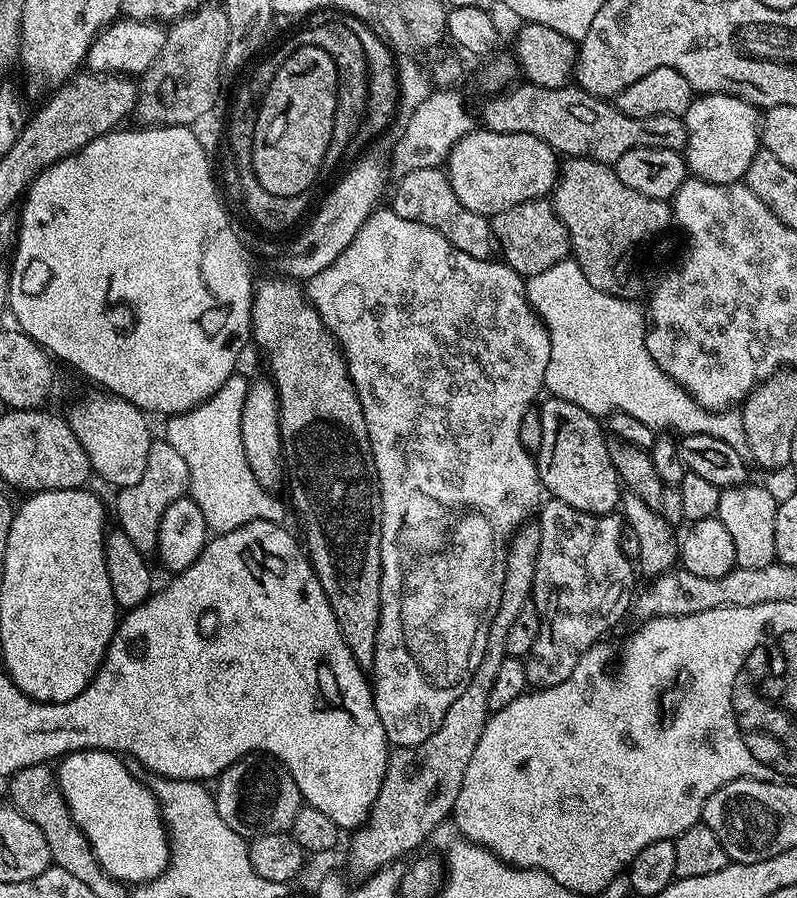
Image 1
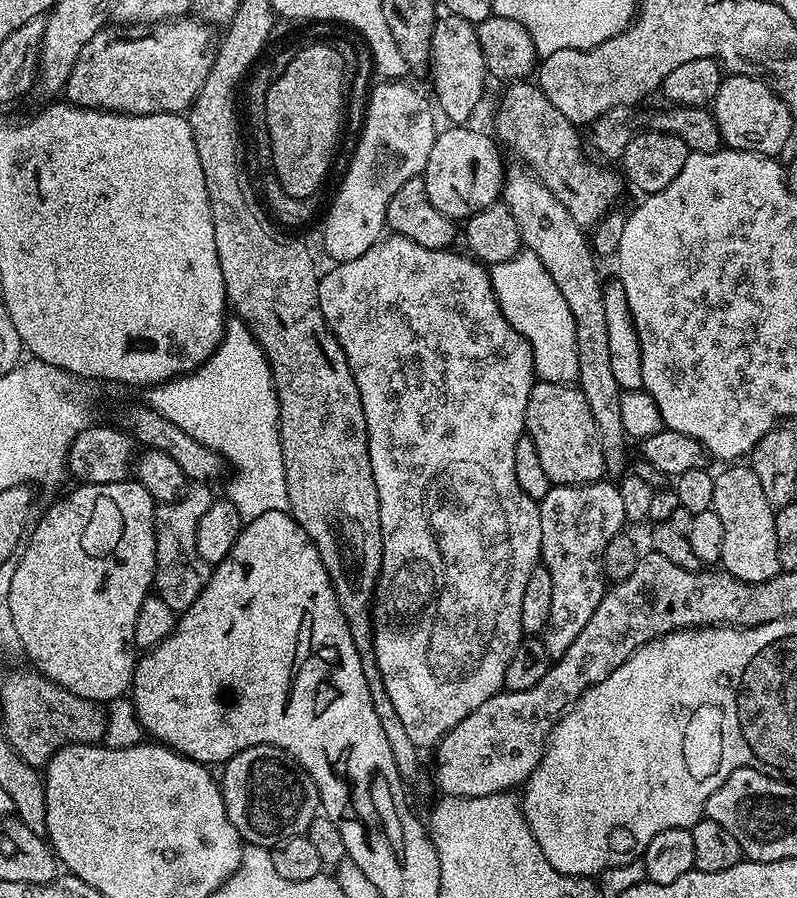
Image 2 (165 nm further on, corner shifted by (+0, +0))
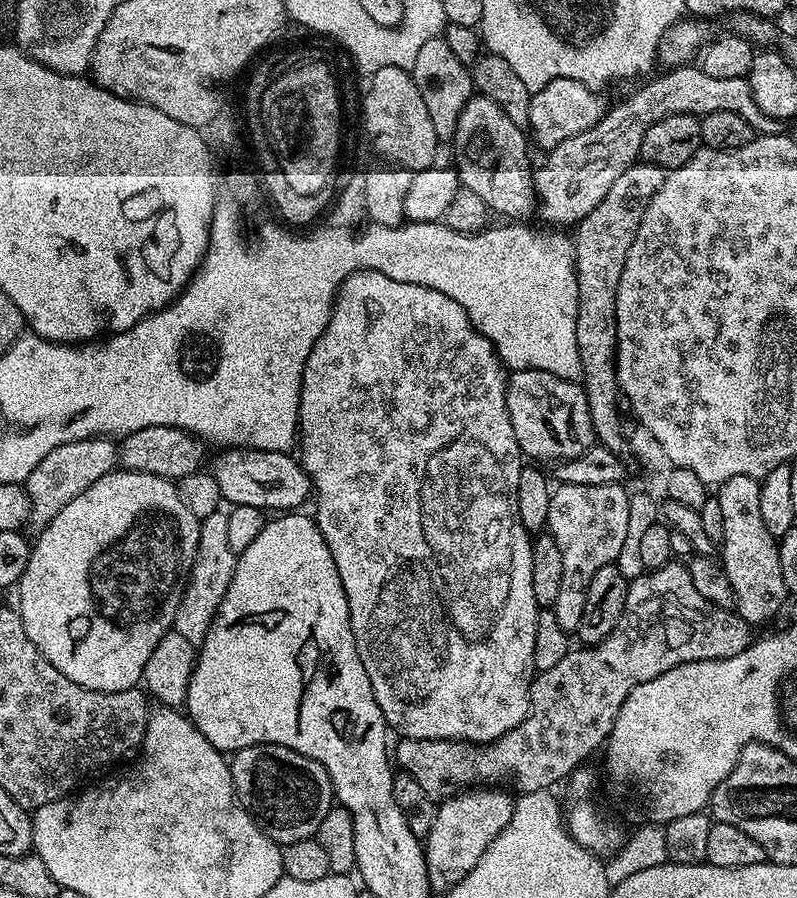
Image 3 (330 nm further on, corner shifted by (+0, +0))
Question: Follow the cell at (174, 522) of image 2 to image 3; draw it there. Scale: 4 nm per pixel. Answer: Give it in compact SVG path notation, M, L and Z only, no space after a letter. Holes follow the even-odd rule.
M218 510L201 519L196 561L172 623L173 629L182 634L186 642L197 646L204 643L206 634L218 614L218 606L222 606L222 598L226 598L226 590L230 590L230 578L234 578L238 553L230 550L229 527L228 512L224 510Z

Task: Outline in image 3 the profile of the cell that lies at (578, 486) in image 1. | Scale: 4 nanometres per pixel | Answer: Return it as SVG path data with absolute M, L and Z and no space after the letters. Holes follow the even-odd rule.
M518 370L508 377L506 406L510 414L510 426L514 426L514 438L521 453L529 461L576 460L578 454L590 450L596 435L590 422L590 406L586 402L583 387L577 381L563 380L554 374L538 370Z

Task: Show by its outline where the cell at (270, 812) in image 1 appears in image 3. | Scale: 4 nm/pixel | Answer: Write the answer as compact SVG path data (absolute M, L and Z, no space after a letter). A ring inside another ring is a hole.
M255 744L249 748L243 748L241 752L237 752L231 757L230 767L232 785L236 791L236 797L240 800L240 805L256 819L256 825L275 844L283 846L299 840L313 839L318 826L322 826L322 818L326 818L328 811L334 807L330 774L326 774L326 770L318 762L314 762L286 746Z

